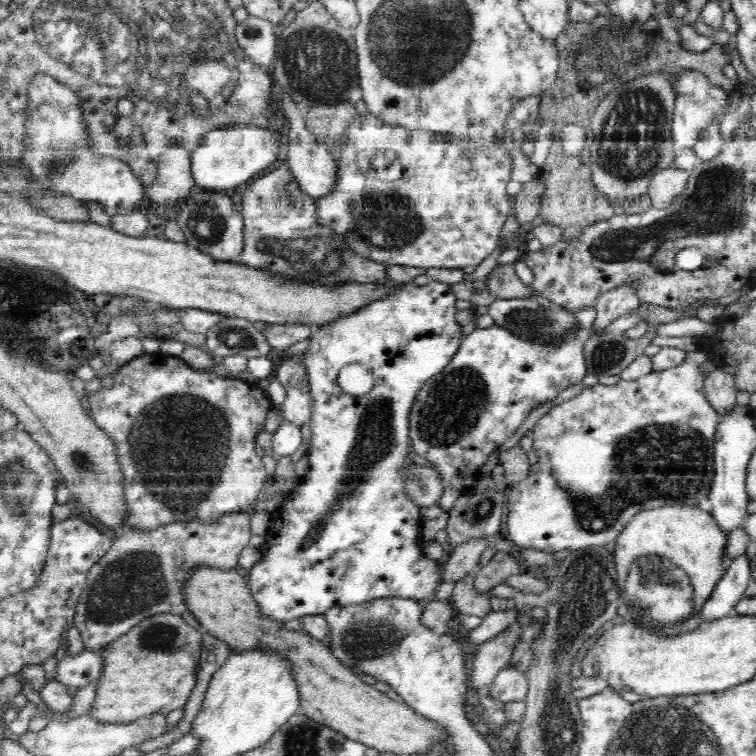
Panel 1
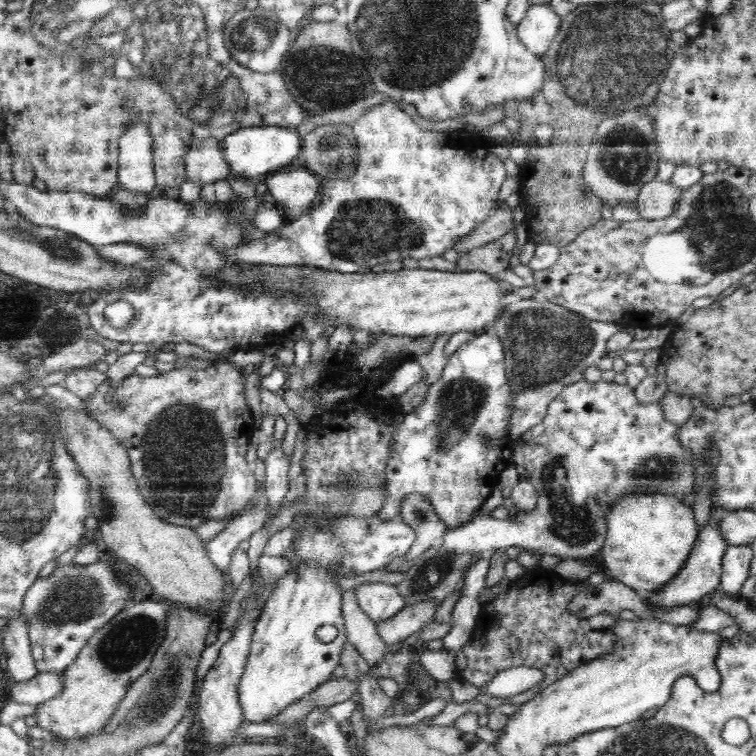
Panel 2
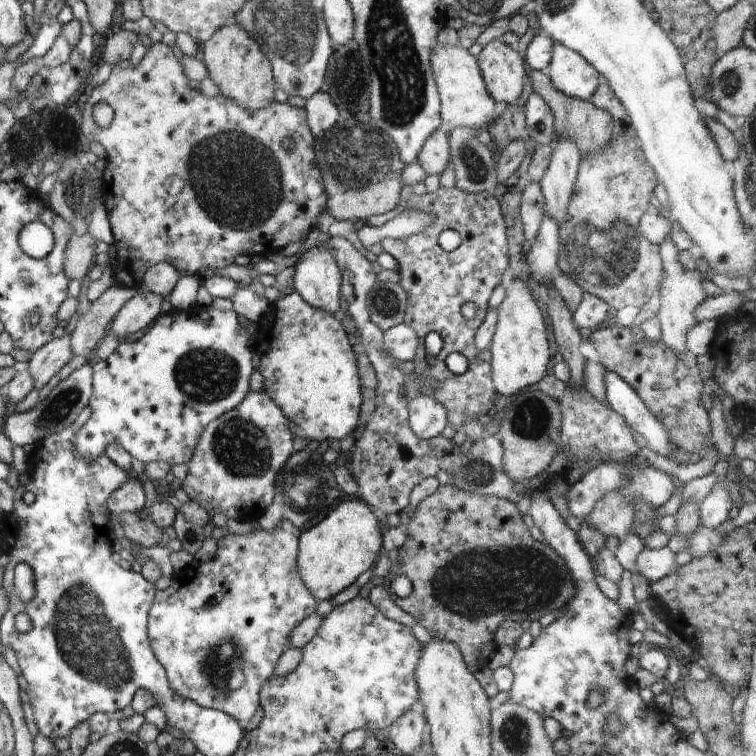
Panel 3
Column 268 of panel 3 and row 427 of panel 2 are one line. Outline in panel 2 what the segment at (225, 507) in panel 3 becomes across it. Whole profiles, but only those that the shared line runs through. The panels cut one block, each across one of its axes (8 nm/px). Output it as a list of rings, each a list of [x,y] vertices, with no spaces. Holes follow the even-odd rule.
[[[488,325],[483,331],[479,332],[472,340],[468,341],[464,346],[460,346],[454,354],[447,357],[447,364],[444,368],[442,377],[432,386],[430,386],[426,394],[426,400],[411,414],[402,415],[402,422],[397,428],[395,438],[393,439],[393,448],[391,458],[386,464],[386,492],[390,501],[400,501],[407,494],[418,493],[422,498],[426,498],[431,503],[438,517],[444,522],[448,529],[456,529],[468,522],[471,522],[476,512],[486,502],[486,498],[490,498],[492,490],[496,488],[500,480],[500,474],[511,465],[511,459],[515,446],[512,439],[506,433],[506,427],[510,422],[510,414],[512,414],[512,391],[508,385],[508,378],[505,372],[505,352],[504,347],[494,330],[494,325]]]

